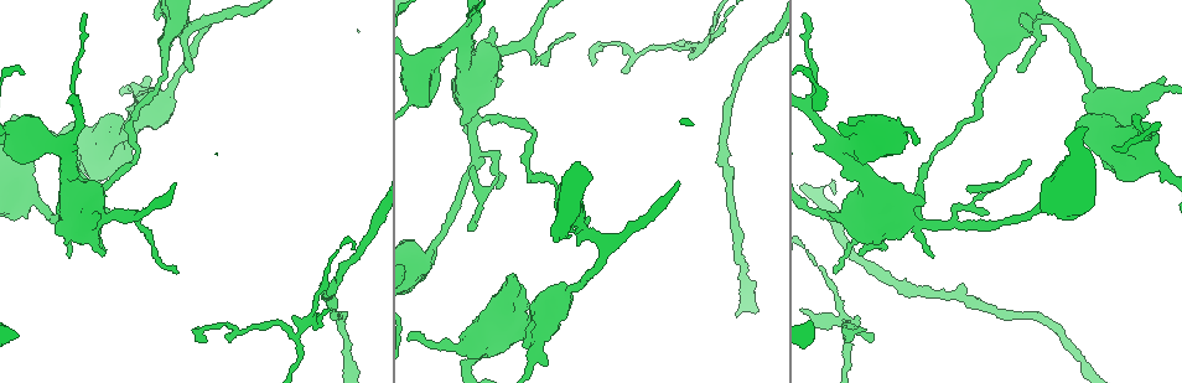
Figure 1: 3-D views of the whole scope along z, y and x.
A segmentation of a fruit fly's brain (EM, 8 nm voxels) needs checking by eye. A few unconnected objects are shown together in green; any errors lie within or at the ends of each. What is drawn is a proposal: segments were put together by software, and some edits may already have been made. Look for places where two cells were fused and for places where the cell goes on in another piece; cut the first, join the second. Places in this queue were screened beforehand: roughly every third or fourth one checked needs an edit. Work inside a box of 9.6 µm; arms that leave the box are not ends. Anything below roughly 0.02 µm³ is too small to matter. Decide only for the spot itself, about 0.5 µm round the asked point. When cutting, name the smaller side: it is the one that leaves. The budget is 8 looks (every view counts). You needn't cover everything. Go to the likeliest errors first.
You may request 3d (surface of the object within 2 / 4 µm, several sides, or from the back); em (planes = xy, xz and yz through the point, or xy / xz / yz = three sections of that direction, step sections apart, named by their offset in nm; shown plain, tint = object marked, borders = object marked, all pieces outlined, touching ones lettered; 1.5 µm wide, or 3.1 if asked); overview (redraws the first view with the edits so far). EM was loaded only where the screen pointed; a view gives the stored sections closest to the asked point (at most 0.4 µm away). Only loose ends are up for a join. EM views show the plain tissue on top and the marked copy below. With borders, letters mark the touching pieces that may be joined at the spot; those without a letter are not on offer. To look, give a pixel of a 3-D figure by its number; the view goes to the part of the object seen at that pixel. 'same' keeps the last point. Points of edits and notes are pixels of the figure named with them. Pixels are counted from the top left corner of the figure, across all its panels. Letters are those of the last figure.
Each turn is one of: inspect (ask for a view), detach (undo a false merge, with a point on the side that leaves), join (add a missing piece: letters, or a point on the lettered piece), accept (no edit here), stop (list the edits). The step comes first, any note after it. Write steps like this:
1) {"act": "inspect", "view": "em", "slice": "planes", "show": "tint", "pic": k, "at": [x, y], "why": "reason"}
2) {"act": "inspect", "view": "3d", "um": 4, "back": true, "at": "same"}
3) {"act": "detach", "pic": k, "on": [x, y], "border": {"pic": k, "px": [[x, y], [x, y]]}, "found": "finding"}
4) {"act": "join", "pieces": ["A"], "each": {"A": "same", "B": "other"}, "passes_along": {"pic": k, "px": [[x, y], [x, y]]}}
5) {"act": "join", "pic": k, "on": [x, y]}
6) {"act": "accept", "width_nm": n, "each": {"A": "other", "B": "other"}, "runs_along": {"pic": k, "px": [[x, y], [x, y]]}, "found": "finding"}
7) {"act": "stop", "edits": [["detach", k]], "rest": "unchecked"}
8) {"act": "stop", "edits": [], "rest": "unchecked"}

{"act": "inspect", "view": "3d", "um": 2, "pic": 1, "at": [870, 341], "why": "tapers out"}

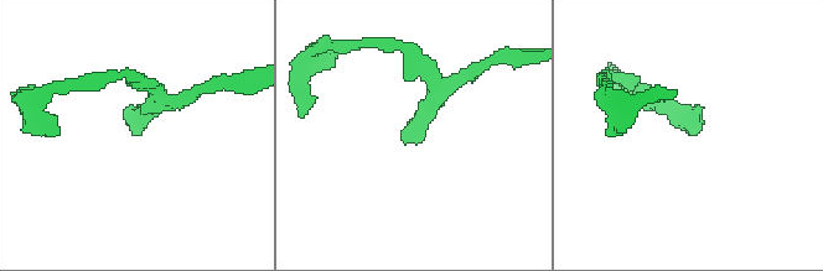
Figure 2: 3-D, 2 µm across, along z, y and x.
{"act": "inspect", "view": "em", "slice": "planes", "show": "tint", "pic": 2, "at": [699, 132], "why": "need the tissue"}

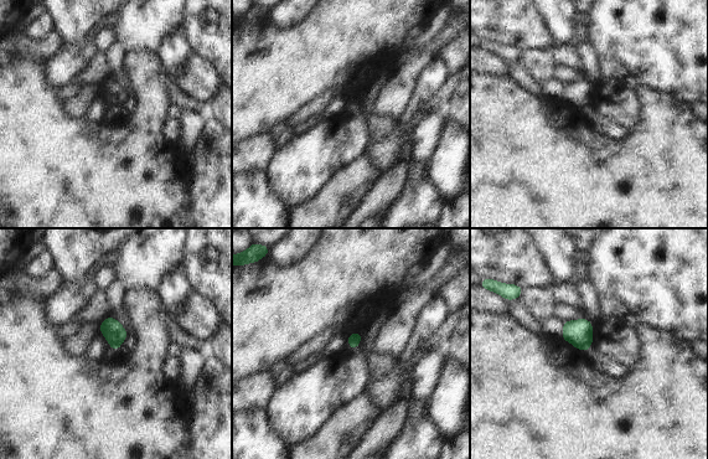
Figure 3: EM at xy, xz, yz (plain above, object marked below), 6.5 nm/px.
{"act": "inspect", "view": "em", "slice": "planes", "show": "borders", "at": "same"}

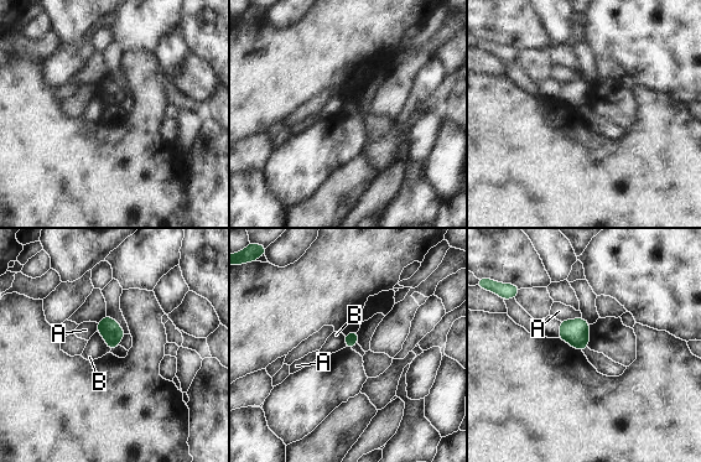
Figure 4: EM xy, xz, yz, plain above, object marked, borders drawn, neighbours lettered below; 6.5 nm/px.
{"act": "accept", "longest_contact_nm": ["B", 150], "each": {"A": "other", "B": "other"}, "found": "none of them fits"}

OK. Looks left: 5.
{"act": "inspect", "view": "em", "slice": "xy", "step": 4, "show": "tint", "pic": 1, "at": [412, 101], "why": "calibre changes"}

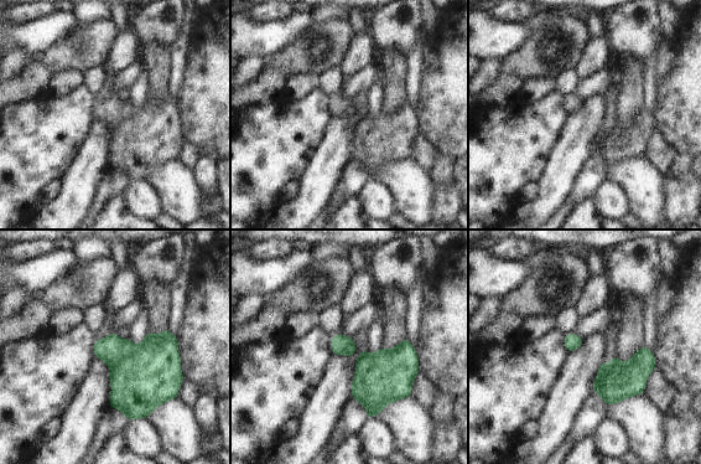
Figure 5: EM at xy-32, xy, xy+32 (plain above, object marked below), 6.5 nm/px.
{"act": "inspect", "view": "em", "slice": "planes", "show": "borders", "at": "same"}

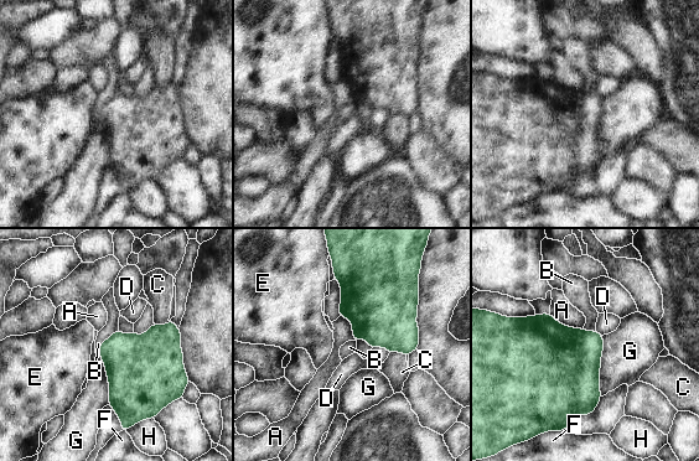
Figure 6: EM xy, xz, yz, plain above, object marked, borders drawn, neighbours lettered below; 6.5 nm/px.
{"act": "accept", "longest_contact_nm": ["G", 400], "each": {"A": "other", "B": "other", "C": "other", "D": "other", "E": "other", "F": "other", "G": "other", "H": "other"}, "border": {"pic": 6, "px": [[602, 336], [601, 395]]}, "found": "one cell here"}

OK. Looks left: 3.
{"act": "inspect", "view": "em", "slice": "yz", "step": 8, "show": "tint", "pic": 1, "at": [519, 47], "why": "three arms meet"}

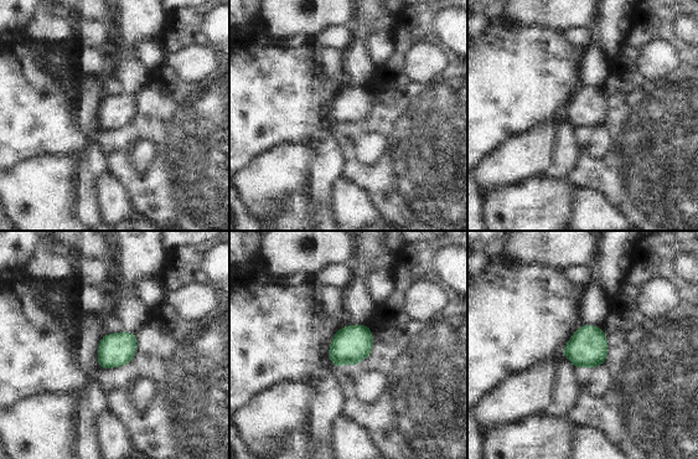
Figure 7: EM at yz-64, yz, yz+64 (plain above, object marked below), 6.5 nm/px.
{"act": "inspect", "view": "em", "slice": "planes", "show": "tint", "at": "same"}

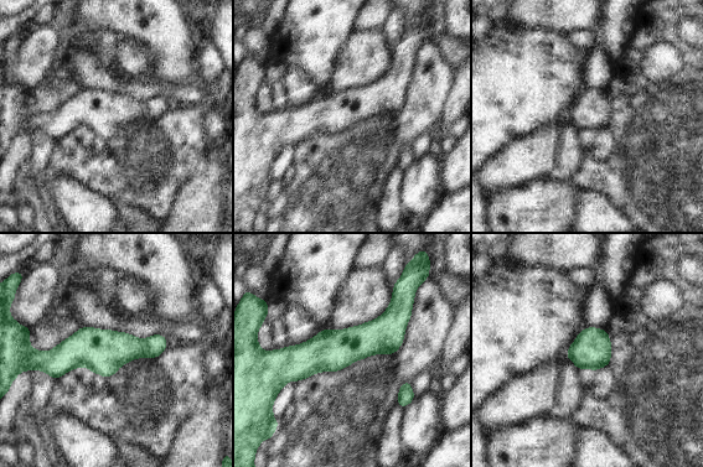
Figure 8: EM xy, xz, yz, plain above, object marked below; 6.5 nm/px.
{"act": "inspect", "view": "em", "slice": "planes", "show": "borders", "at": "same", "why": "what lies round it"}

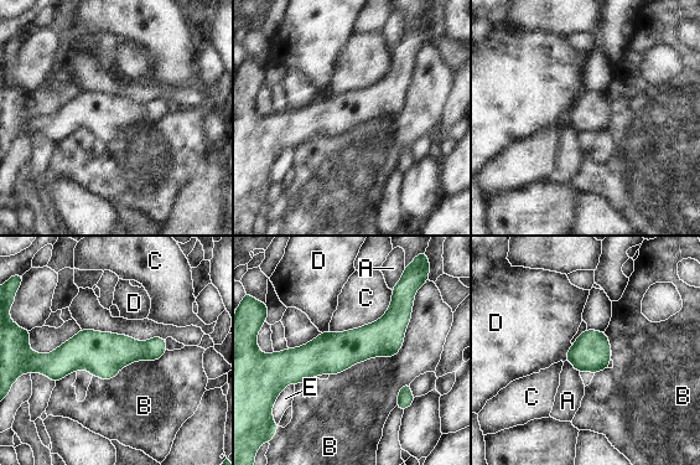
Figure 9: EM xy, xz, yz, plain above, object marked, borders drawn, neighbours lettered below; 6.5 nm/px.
{"act": "accept", "each": {"A": "other", "B": "other", "C": "other", "D": "other", "E": "other"}, "border": {"pic": 9, "px": [[415, 296], [393, 356], [328, 375]]}, "found": "one cell here"}

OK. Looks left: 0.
{"act": "stop", "edits": [], "rest": "unchecked"}

